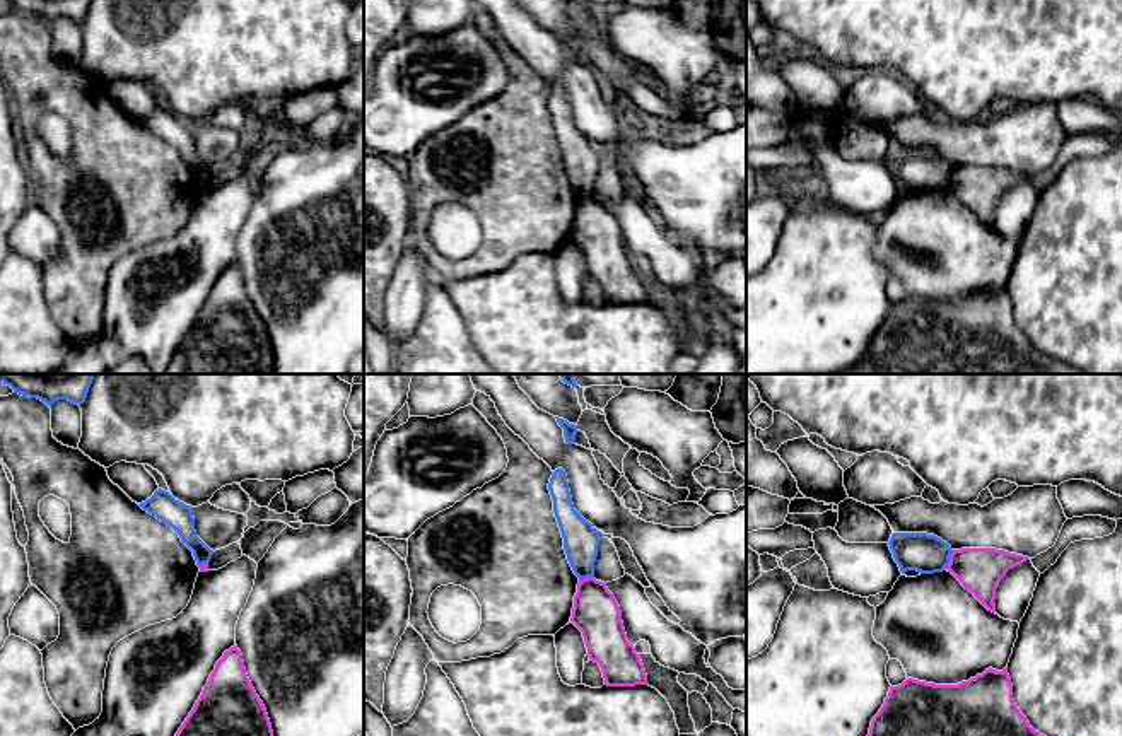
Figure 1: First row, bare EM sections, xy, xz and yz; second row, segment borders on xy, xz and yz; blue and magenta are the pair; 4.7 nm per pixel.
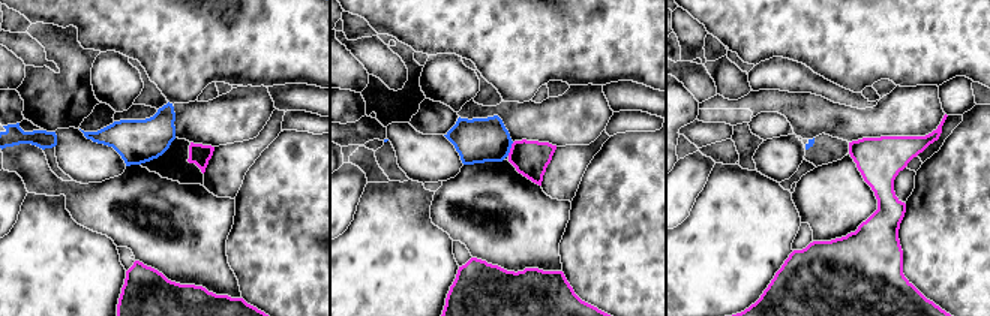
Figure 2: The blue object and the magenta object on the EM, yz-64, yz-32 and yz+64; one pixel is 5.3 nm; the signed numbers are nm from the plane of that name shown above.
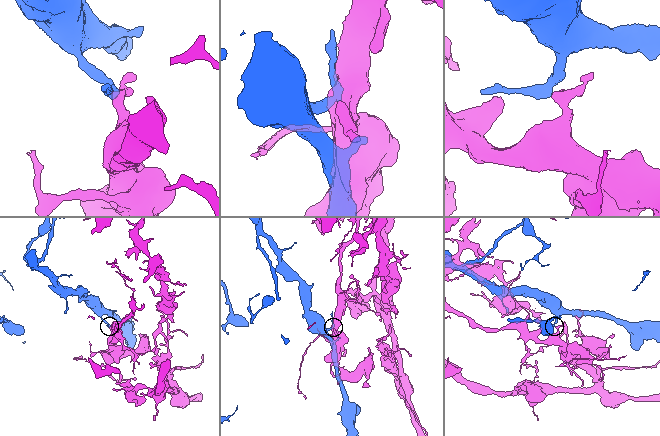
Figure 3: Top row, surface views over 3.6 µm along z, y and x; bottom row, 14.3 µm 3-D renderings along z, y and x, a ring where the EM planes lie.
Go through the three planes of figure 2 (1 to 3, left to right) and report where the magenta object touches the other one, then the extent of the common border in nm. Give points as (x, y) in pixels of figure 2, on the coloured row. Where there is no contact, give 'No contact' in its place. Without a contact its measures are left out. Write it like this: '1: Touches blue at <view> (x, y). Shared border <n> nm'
1: No contact
2: Touches blue at yz-32 (510, 147). Shared border 80 nm
3: No contact

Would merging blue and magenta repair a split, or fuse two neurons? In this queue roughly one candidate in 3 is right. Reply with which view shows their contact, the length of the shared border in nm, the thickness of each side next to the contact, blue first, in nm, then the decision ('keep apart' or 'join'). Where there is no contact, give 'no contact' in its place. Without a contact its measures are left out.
yz | 90 nm | 190/200 nm | keep apart

